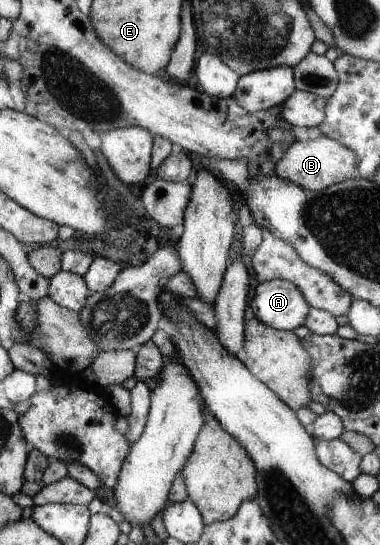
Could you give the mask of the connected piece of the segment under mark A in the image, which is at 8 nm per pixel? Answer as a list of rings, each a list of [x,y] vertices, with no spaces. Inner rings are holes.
[[[280,279],[254,282],[248,306],[261,323],[289,331],[304,326],[311,309],[296,285]]]

